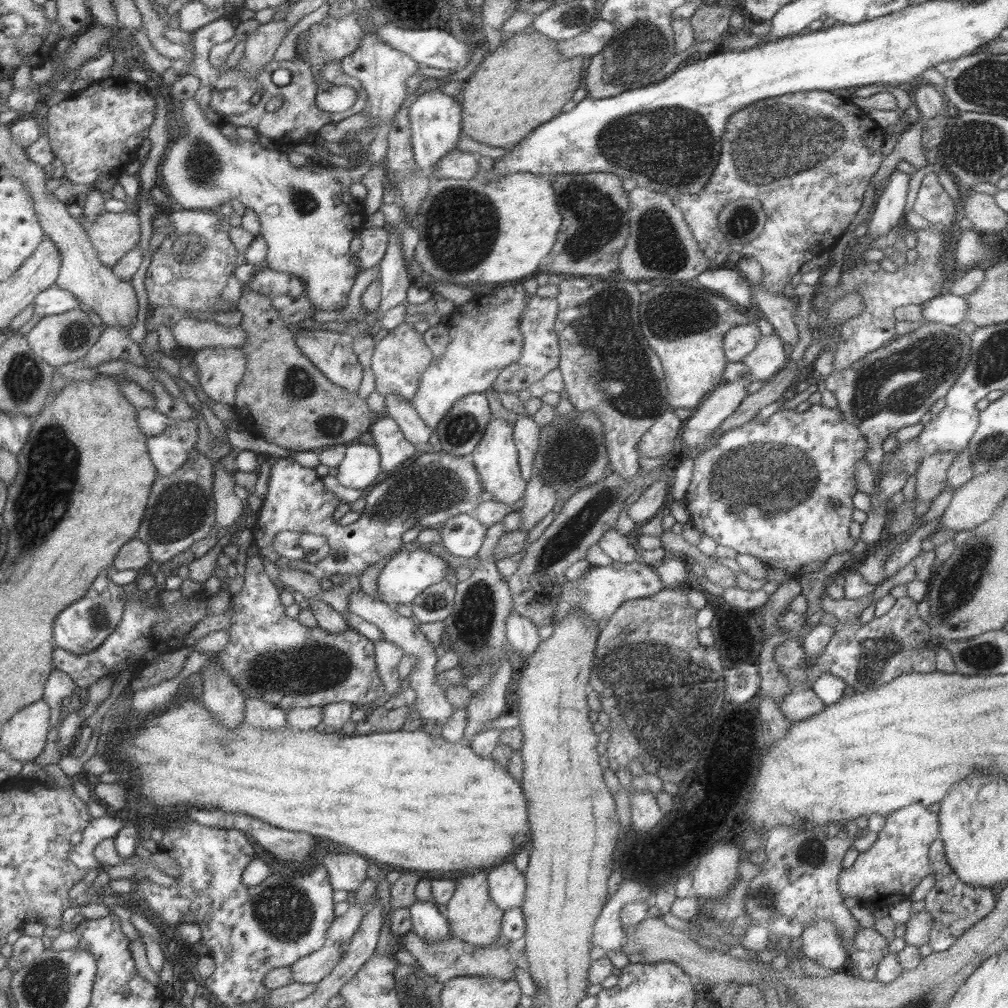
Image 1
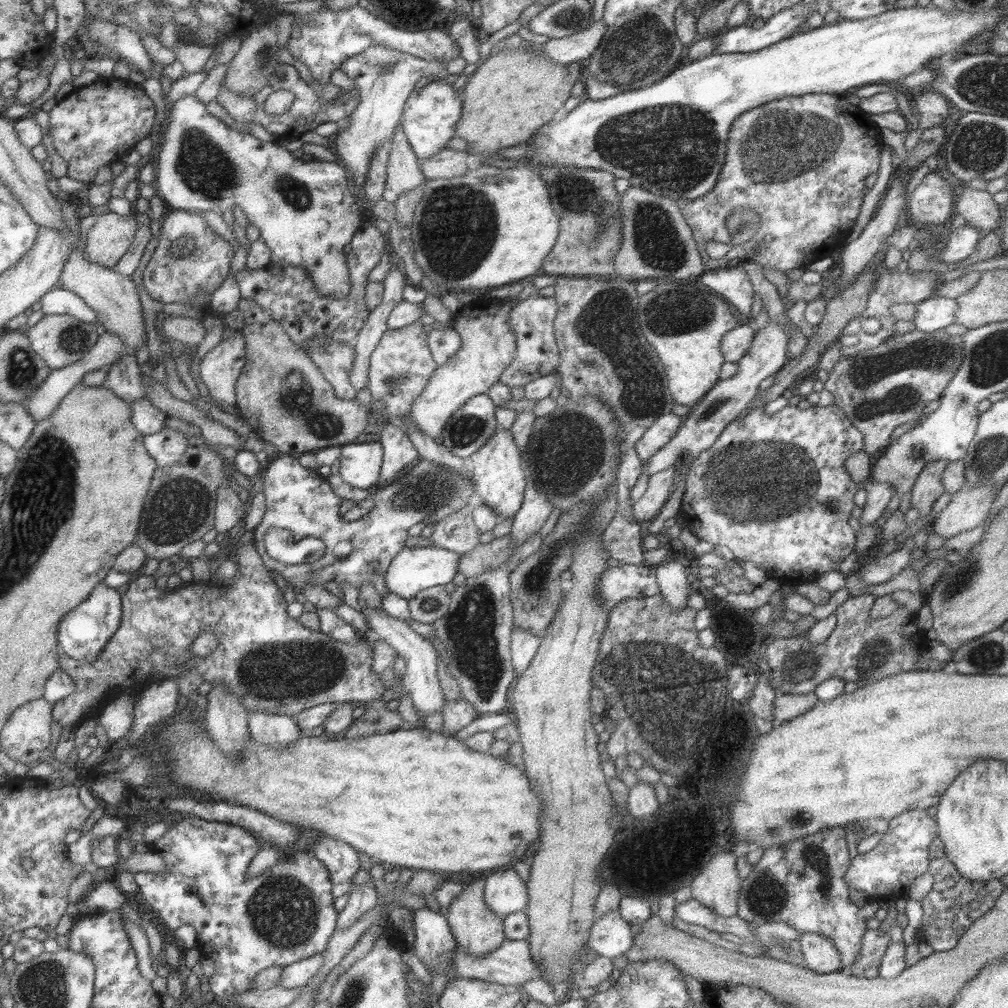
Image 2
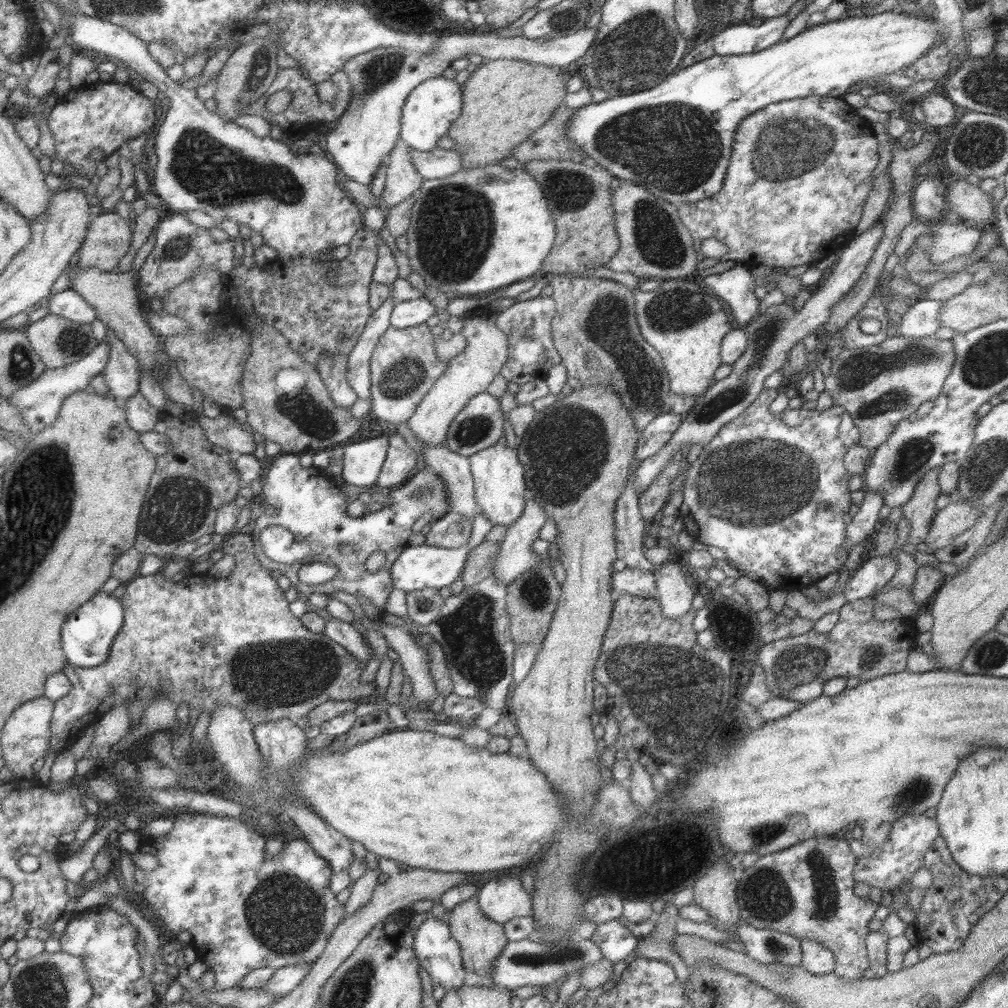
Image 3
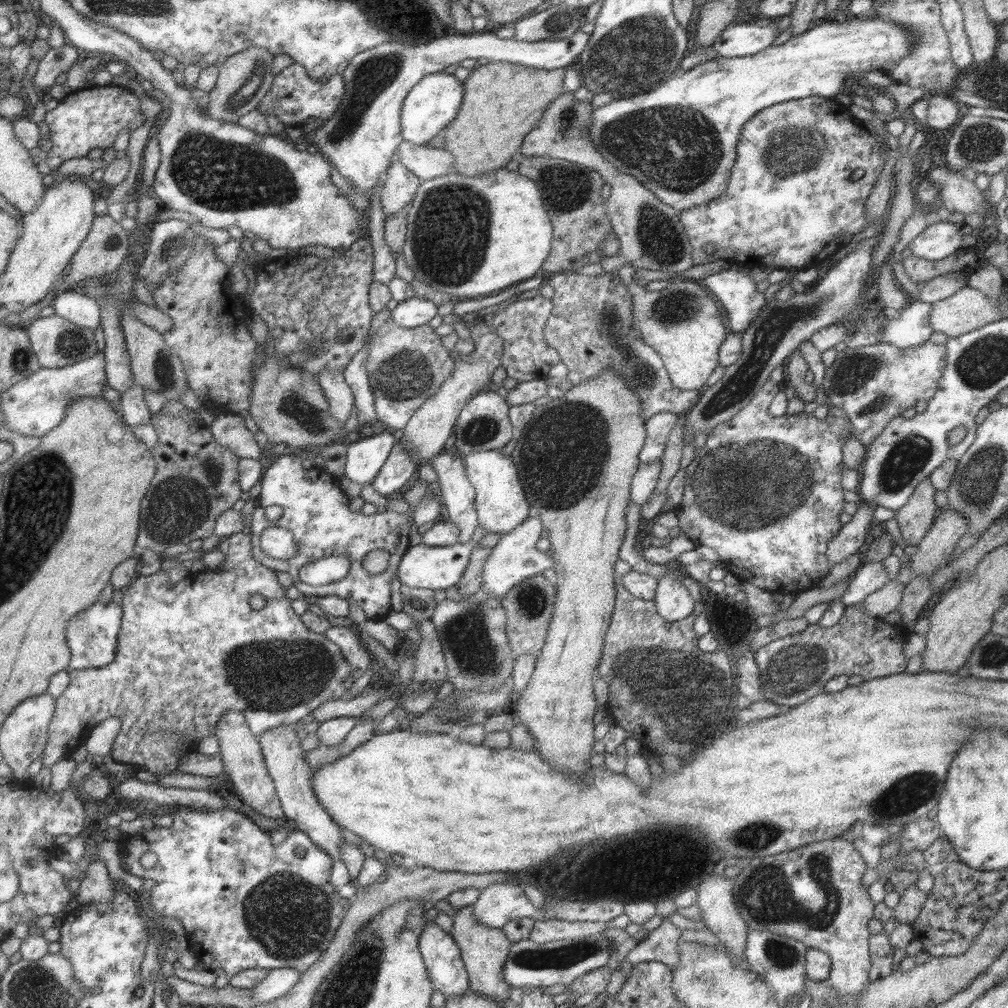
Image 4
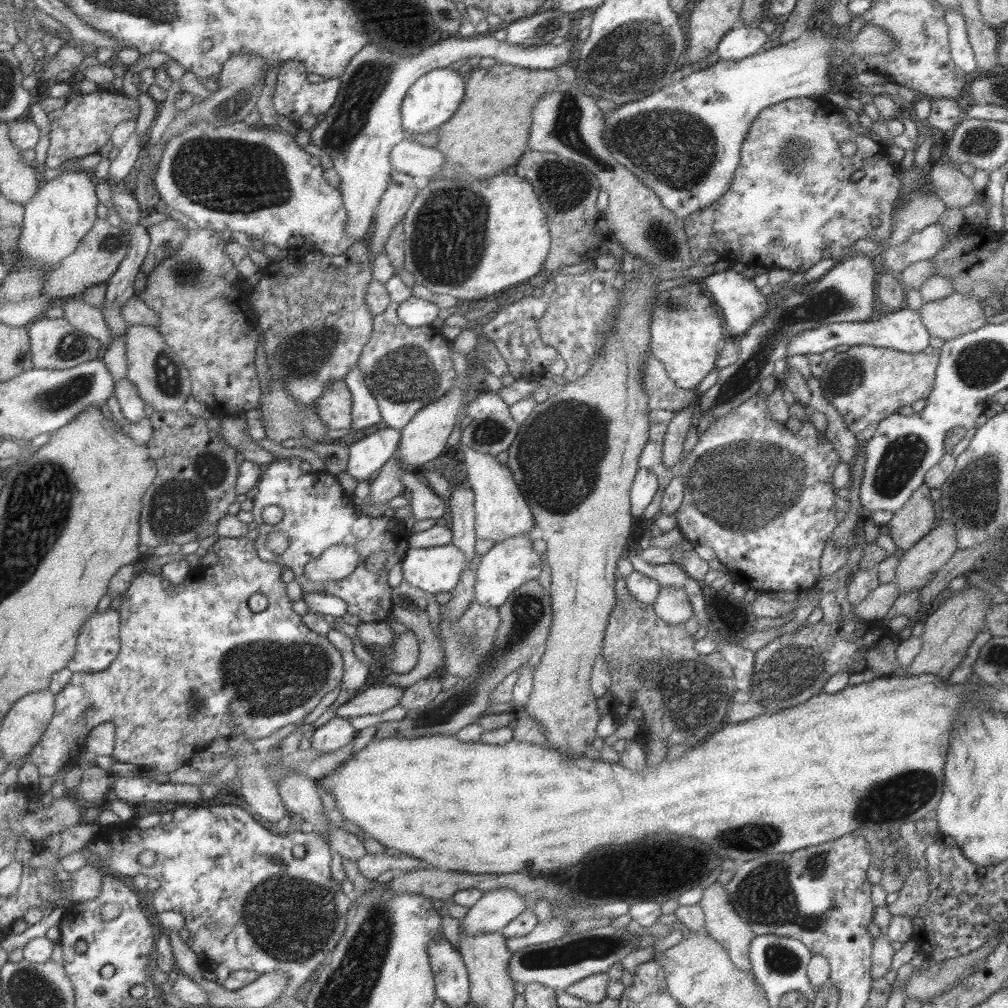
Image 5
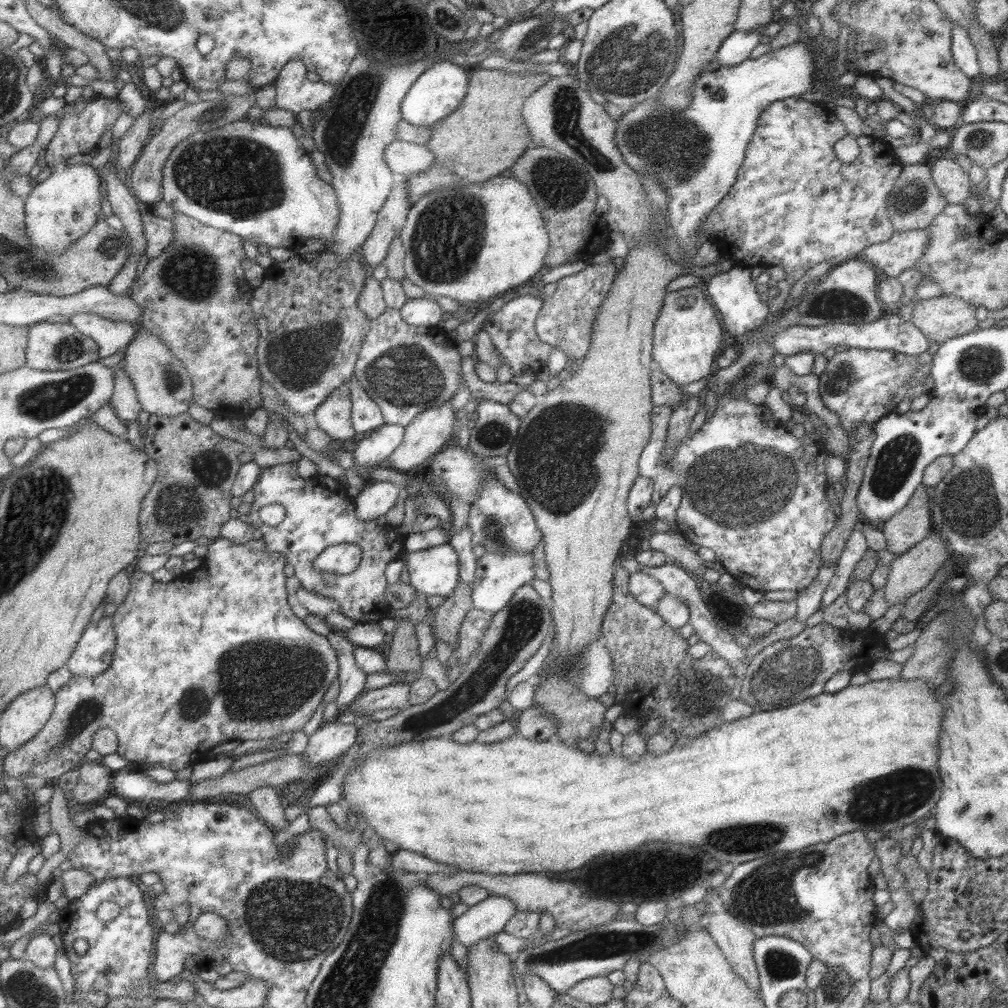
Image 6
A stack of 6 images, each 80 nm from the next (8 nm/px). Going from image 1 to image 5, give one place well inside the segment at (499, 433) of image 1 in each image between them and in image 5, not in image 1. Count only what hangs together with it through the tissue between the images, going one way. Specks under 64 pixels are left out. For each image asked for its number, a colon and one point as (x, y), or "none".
2: (499, 476)
3: (499, 490)
4: (500, 504)
5: (500, 511)

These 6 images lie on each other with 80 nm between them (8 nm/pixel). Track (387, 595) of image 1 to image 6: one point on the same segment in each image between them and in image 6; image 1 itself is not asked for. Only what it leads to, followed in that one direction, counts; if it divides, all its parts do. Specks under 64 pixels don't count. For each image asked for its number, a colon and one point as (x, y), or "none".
2: (413, 569)
3: (417, 567)
4: (429, 567)
5: (436, 569)
6: (434, 571)

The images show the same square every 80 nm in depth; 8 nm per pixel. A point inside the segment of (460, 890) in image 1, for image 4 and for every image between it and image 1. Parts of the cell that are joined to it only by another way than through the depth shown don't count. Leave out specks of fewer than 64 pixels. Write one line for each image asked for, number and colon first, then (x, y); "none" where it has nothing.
2: (476, 929)
3: (480, 941)
4: (483, 950)

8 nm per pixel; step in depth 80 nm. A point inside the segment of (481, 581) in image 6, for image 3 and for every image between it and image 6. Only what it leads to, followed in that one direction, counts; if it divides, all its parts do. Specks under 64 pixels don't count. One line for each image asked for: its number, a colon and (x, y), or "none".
3: (514, 556)
4: (514, 558)
5: (507, 565)

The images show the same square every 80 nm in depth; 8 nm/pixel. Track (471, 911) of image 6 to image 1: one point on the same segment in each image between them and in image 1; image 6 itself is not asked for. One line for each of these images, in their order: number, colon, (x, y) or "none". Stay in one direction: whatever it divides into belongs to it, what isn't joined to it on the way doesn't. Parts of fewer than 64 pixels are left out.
1: (506, 886)
2: (504, 892)
3: (503, 898)
4: (498, 903)
5: (495, 909)

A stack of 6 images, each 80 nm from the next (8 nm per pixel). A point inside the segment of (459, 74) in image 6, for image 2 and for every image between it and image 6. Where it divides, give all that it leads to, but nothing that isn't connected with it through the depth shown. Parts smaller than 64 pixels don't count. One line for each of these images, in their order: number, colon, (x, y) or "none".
2: (428, 119)
3: (429, 109)
4: (433, 102)
5: (430, 101)

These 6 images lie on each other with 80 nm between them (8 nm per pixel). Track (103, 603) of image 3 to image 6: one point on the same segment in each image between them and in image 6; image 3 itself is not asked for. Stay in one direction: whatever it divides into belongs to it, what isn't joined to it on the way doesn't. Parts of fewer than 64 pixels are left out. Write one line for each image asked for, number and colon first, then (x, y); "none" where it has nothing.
4: (90, 635)
5: (96, 645)
6: (92, 654)

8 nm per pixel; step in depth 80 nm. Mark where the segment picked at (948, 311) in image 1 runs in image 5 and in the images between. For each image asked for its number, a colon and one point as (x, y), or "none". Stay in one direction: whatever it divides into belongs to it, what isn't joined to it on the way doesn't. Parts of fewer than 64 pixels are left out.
2: (935, 312)
3: (921, 320)
4: (910, 326)
5: (901, 329)

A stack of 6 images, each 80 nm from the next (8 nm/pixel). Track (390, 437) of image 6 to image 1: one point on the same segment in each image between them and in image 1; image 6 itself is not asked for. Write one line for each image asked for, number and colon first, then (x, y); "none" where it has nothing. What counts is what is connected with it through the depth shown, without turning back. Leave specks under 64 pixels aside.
1: (360, 465)
2: (359, 465)
3: (362, 460)
4: (363, 460)
5: (368, 455)

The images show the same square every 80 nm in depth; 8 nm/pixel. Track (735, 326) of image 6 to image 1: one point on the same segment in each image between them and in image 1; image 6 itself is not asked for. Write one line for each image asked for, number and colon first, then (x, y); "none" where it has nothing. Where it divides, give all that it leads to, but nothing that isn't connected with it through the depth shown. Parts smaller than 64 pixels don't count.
1: (727, 281)
2: (732, 285)
3: (734, 288)
4: (735, 291)
5: (740, 302)

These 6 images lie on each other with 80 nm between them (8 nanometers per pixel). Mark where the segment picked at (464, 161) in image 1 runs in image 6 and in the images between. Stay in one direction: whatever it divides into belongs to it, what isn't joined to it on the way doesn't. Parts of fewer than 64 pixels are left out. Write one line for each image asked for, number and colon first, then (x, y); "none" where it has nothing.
2: (447, 163)
3: (438, 163)
4: (424, 162)
5: (407, 156)
6: (405, 159)

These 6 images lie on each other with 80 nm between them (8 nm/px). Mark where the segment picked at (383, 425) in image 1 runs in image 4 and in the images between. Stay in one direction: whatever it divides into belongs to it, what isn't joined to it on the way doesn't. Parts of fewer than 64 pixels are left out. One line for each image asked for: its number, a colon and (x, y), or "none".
2: (398, 452)
3: (399, 465)
4: (399, 470)

